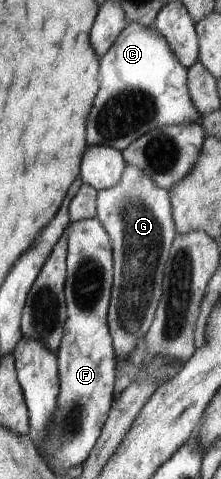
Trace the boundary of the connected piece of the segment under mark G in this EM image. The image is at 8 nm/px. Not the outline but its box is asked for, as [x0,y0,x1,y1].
[96,162,178,361]

